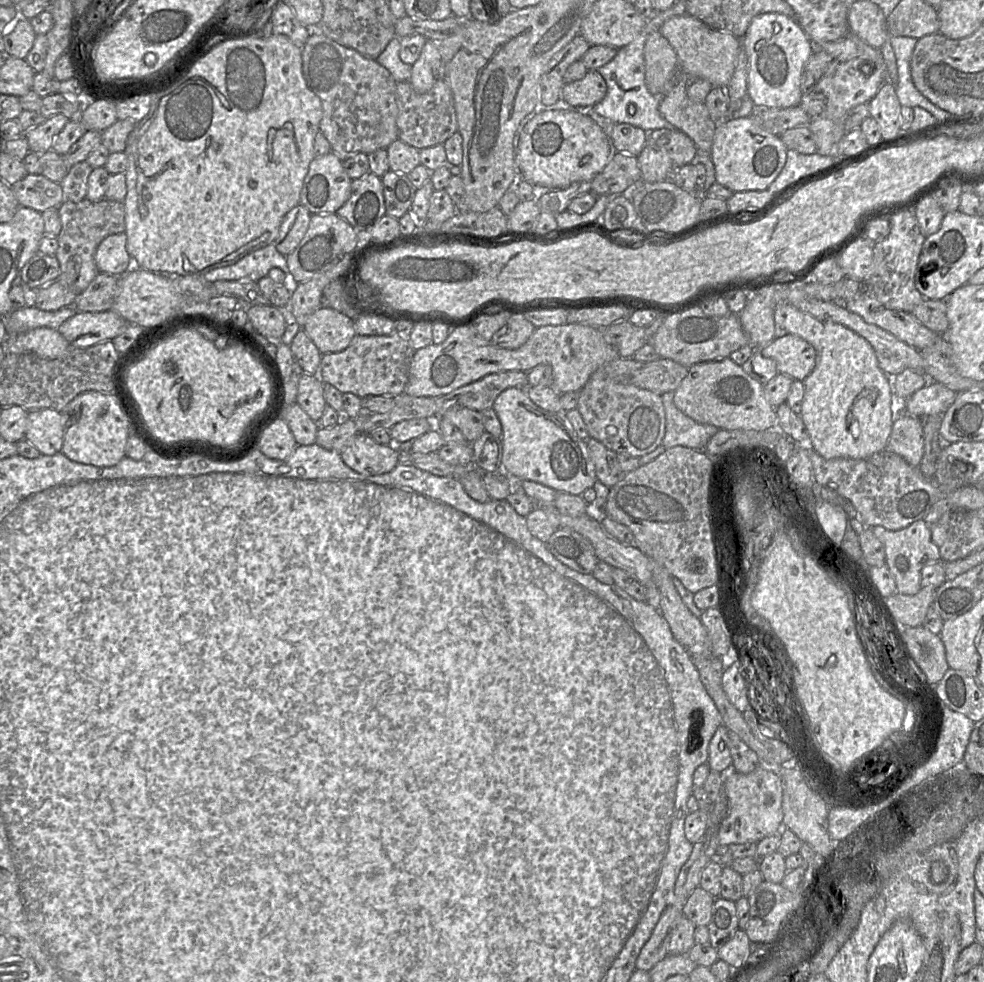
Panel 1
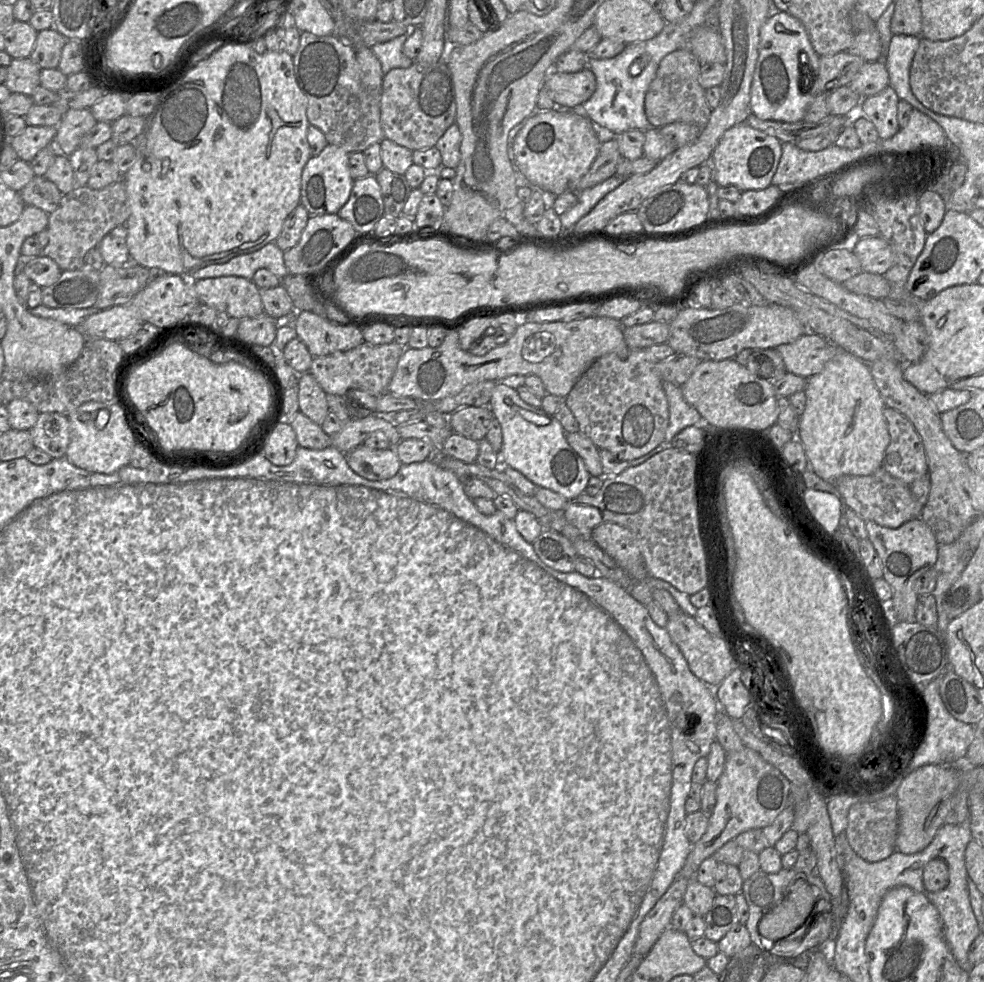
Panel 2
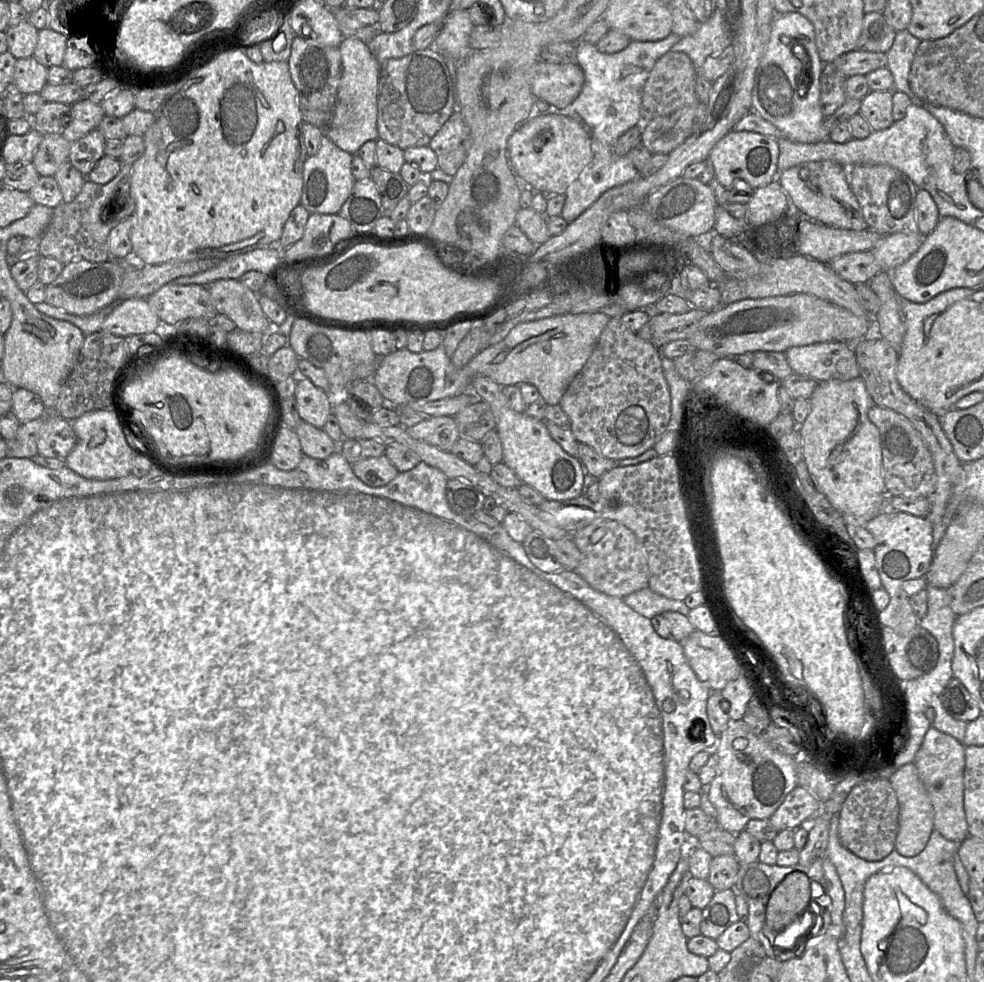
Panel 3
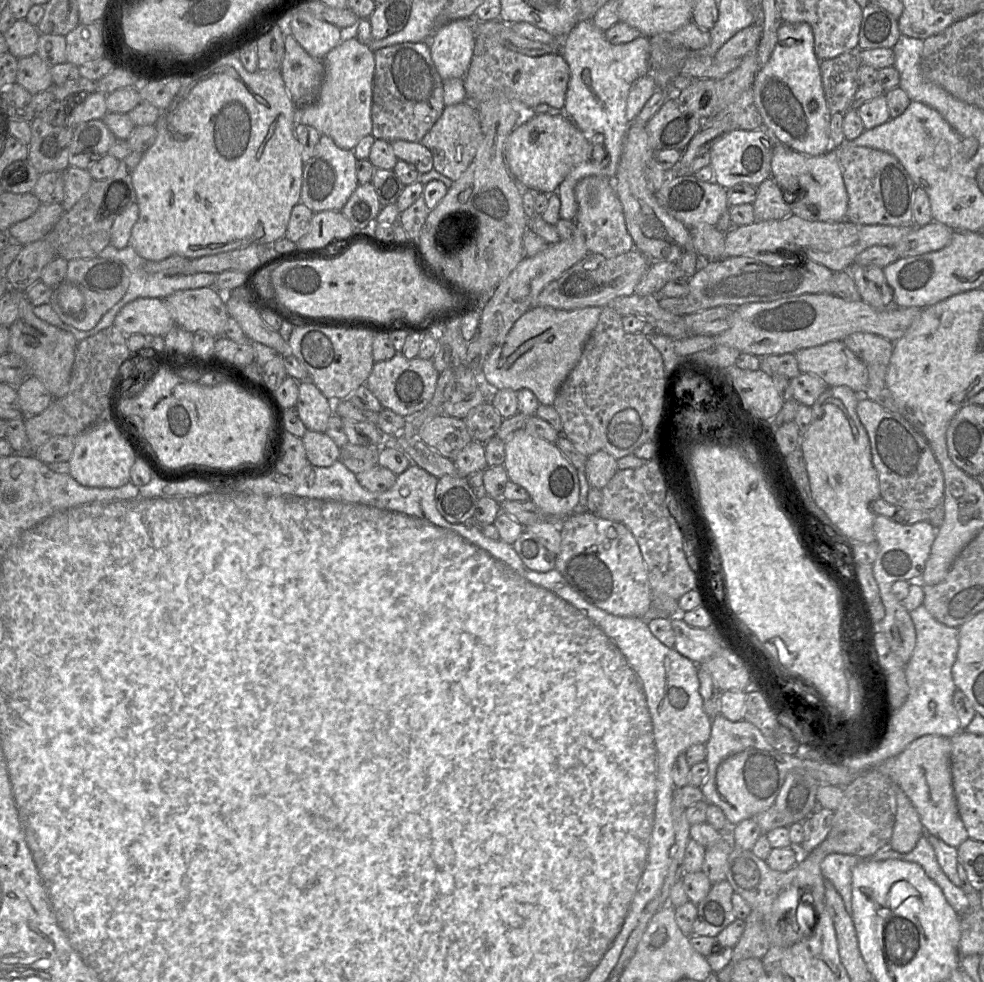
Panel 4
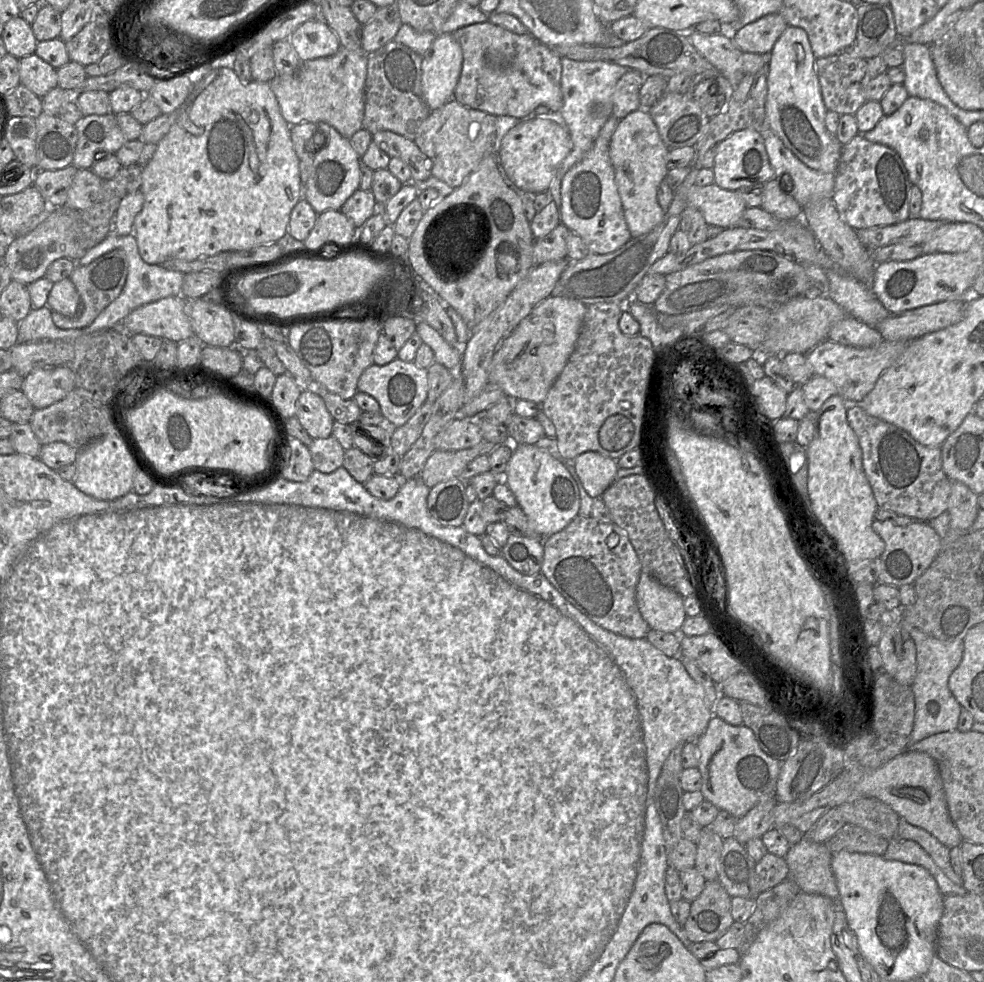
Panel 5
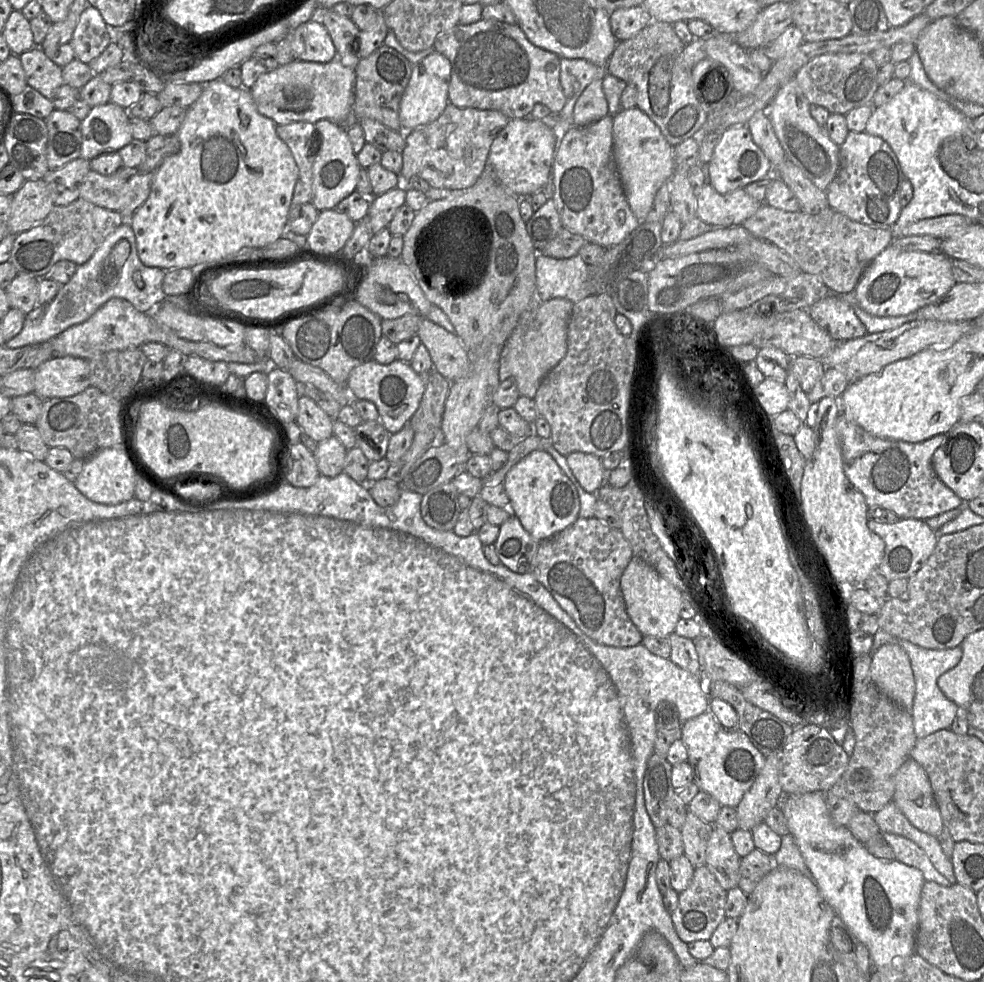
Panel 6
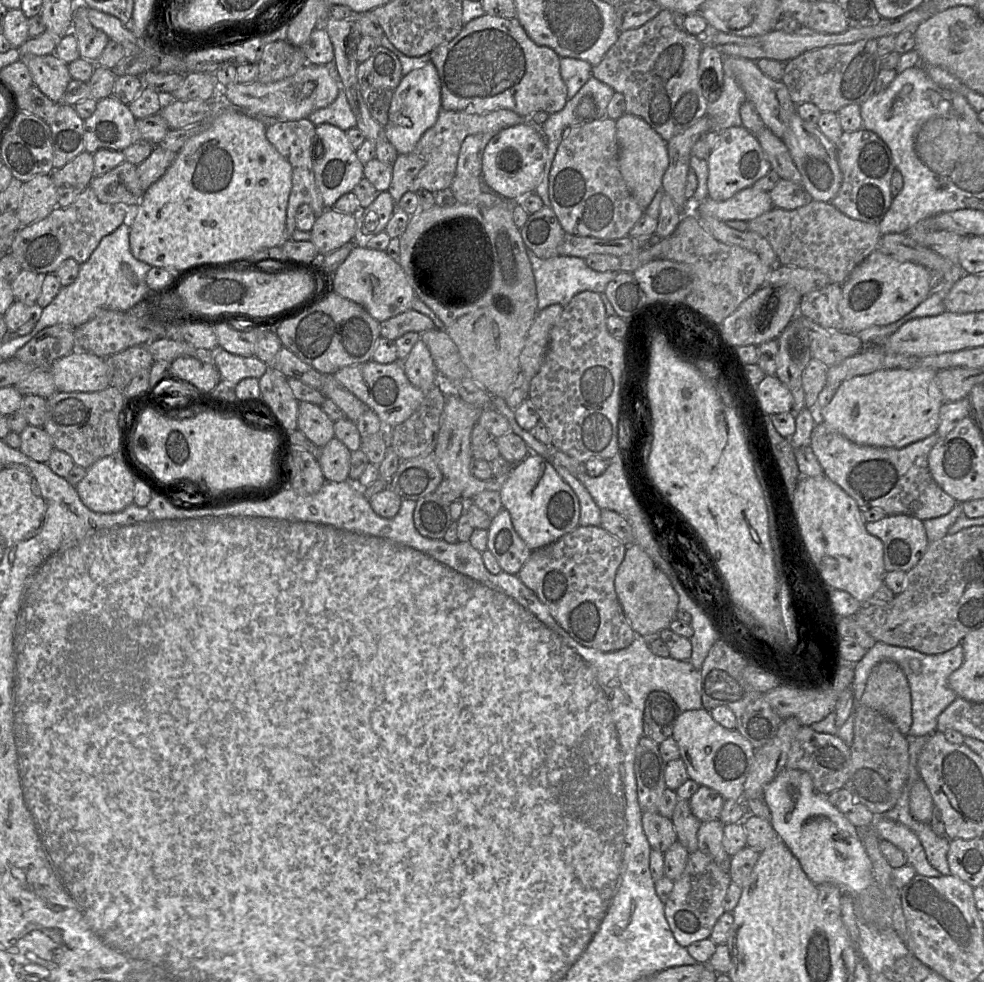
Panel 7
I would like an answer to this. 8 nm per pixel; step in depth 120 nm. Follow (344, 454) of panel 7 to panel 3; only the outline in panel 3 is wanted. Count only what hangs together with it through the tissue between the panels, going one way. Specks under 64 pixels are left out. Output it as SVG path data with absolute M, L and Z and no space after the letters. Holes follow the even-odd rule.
M301 420L295 433L298 435L303 455L325 459L337 451L339 443L334 443L323 429L316 428L309 423Z

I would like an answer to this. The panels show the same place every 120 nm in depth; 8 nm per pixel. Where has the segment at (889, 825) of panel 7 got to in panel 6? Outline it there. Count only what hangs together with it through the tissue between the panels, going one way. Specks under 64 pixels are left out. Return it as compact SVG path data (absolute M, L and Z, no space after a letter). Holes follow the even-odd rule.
M887 832L883 833L883 837L893 849L895 859L903 864L919 869L926 881L936 882L945 887L952 885L935 869L924 850L916 843L903 836Z

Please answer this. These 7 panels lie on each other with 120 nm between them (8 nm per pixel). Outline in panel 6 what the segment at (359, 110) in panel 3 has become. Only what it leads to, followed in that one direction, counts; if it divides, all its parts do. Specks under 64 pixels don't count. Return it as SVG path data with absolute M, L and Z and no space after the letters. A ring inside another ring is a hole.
M338 57L328 63L294 60L289 64L261 74L249 90L258 112L270 118L276 125L286 125L294 122L310 122L314 124L321 119L341 124L346 120L349 113L353 111L355 81L355 69L344 66Z

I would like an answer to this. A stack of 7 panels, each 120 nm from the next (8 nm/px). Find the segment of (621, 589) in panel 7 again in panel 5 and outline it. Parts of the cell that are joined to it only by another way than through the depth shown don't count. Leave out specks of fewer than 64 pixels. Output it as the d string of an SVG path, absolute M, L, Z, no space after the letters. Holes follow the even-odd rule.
M641 572L636 586L636 603L650 629L679 633L686 618L683 600L679 593Z

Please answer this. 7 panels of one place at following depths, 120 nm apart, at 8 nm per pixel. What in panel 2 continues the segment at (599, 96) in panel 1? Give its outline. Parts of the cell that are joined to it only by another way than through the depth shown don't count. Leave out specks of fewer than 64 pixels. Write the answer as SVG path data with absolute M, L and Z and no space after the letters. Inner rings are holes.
M588 67L576 73L551 71L544 85L552 93L556 104L573 108L582 105L593 95L596 90L596 77Z

